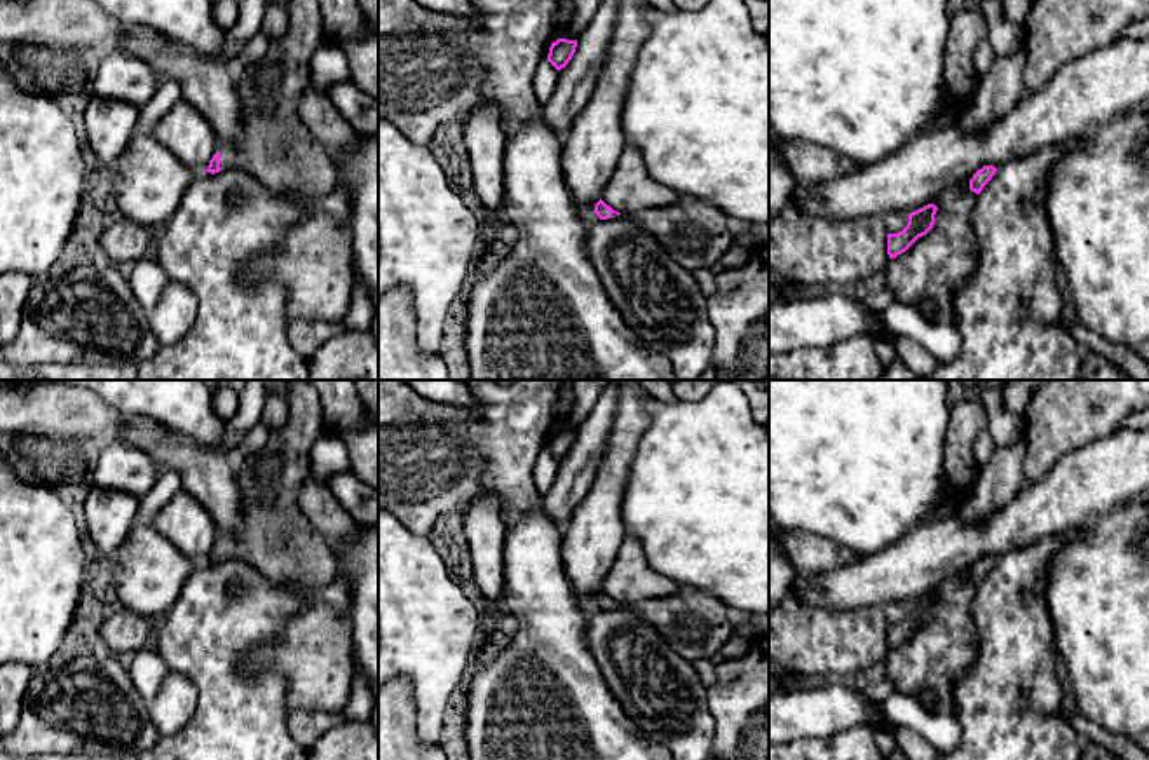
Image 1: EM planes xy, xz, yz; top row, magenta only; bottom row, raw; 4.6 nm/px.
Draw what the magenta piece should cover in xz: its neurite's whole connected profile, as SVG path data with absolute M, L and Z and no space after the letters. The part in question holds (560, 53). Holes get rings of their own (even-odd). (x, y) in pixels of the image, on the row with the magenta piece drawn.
M558 38L551 44L547 61L560 71L568 64L577 47L577 40Z

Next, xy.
M286 0L286 5L288 31L270 42L267 54L255 68L234 68L242 110L242 132L234 143L218 145L206 171L214 174L227 167L241 167L275 193L323 199L338 187L340 171L335 157L298 115L300 98L310 80L309 61L326 40L323 16L316 0Z

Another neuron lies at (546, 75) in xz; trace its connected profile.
M549 49L544 52L542 63L537 66L532 89L541 105L554 92L560 71L547 61Z

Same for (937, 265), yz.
M969 180L936 195L929 202L938 207L933 228L893 258L884 272L894 302L935 305L933 322L957 324L954 293L976 267L978 242L971 225L976 195Z

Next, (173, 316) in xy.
M169 281L159 302L148 310L148 322L160 345L183 338L197 319L197 300L190 288Z

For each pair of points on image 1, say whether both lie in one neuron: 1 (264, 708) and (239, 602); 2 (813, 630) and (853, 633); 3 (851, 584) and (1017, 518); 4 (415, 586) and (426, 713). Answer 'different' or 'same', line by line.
1: same
2: same
3: same
4: same

